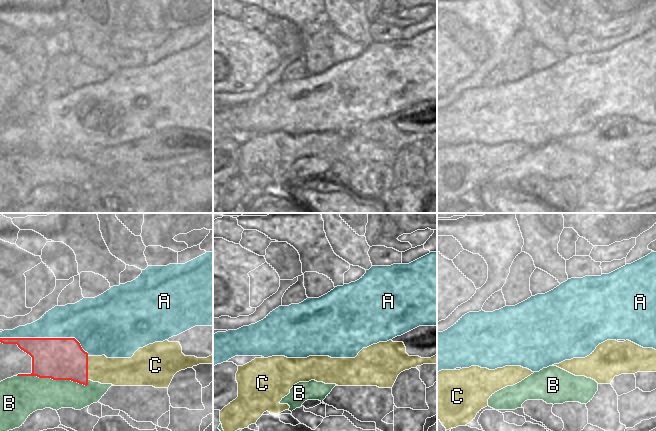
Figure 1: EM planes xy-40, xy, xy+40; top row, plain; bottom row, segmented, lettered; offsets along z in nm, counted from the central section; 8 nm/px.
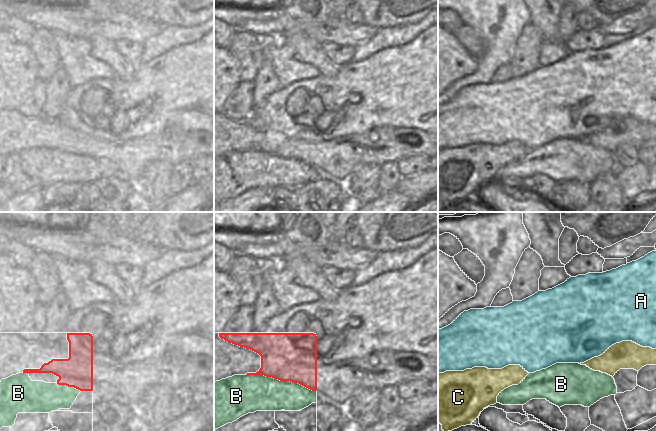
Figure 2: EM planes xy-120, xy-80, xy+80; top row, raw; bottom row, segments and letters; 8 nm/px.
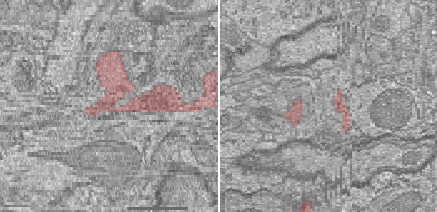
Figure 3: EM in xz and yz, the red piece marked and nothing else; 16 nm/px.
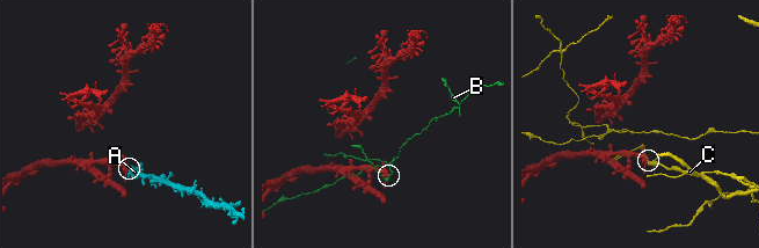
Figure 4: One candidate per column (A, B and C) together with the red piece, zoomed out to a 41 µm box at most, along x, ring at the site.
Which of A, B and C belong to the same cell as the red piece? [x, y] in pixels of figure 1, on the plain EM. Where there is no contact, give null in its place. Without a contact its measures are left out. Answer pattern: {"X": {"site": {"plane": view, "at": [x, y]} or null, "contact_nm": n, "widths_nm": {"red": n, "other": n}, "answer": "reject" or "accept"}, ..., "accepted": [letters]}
{"A": {"site": {"plane": "xy-40", "at": [46, 114]}, "contact_nm": 750, "widths_nm": {"red": 340, "other": 280}, "answer": "accept"}, "B": {"site": {"plane": "xy-40", "at": [52, 154]}, "contact_nm": 600, "widths_nm": {"red": 340, "other": 300}, "answer": "reject"}, "C": {"site": {"plane": "xy-40", "at": [87, 144]}, "contact_nm": 190, "widths_nm": {"red": 340, "other": 220}, "answer": "reject"}, "accepted": ["A"]}

